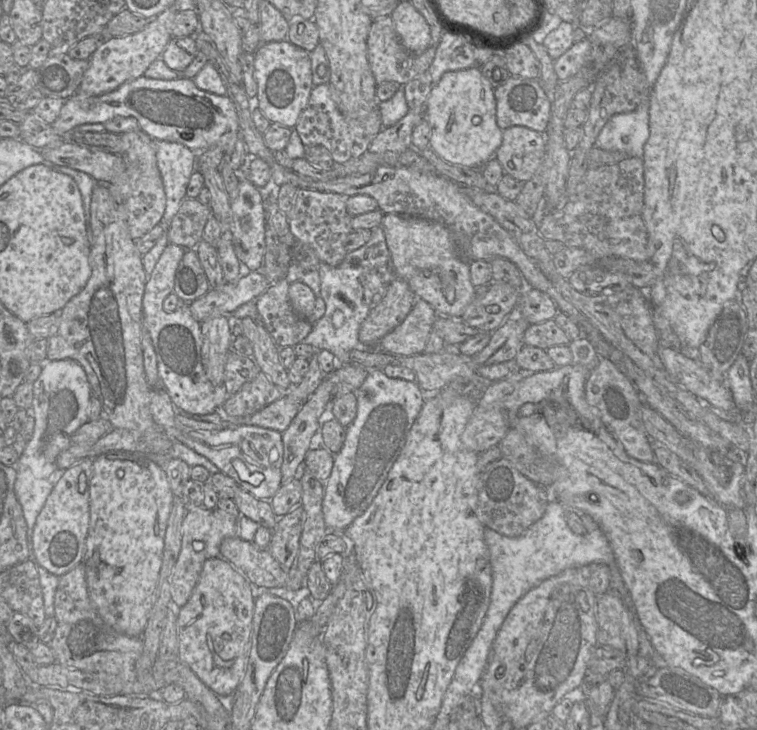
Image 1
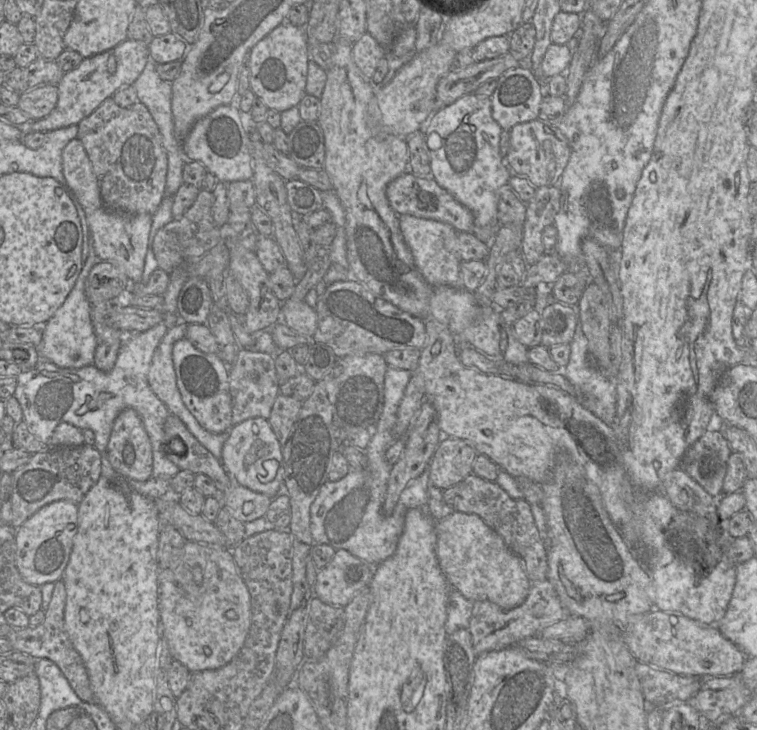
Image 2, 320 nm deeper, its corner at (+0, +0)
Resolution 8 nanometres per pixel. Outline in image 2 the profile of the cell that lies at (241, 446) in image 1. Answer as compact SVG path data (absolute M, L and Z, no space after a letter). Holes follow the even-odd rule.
M261 417L249 418L231 427L229 438L223 445L221 463L234 480L234 483L273 499L284 492L282 448L268 420Z

